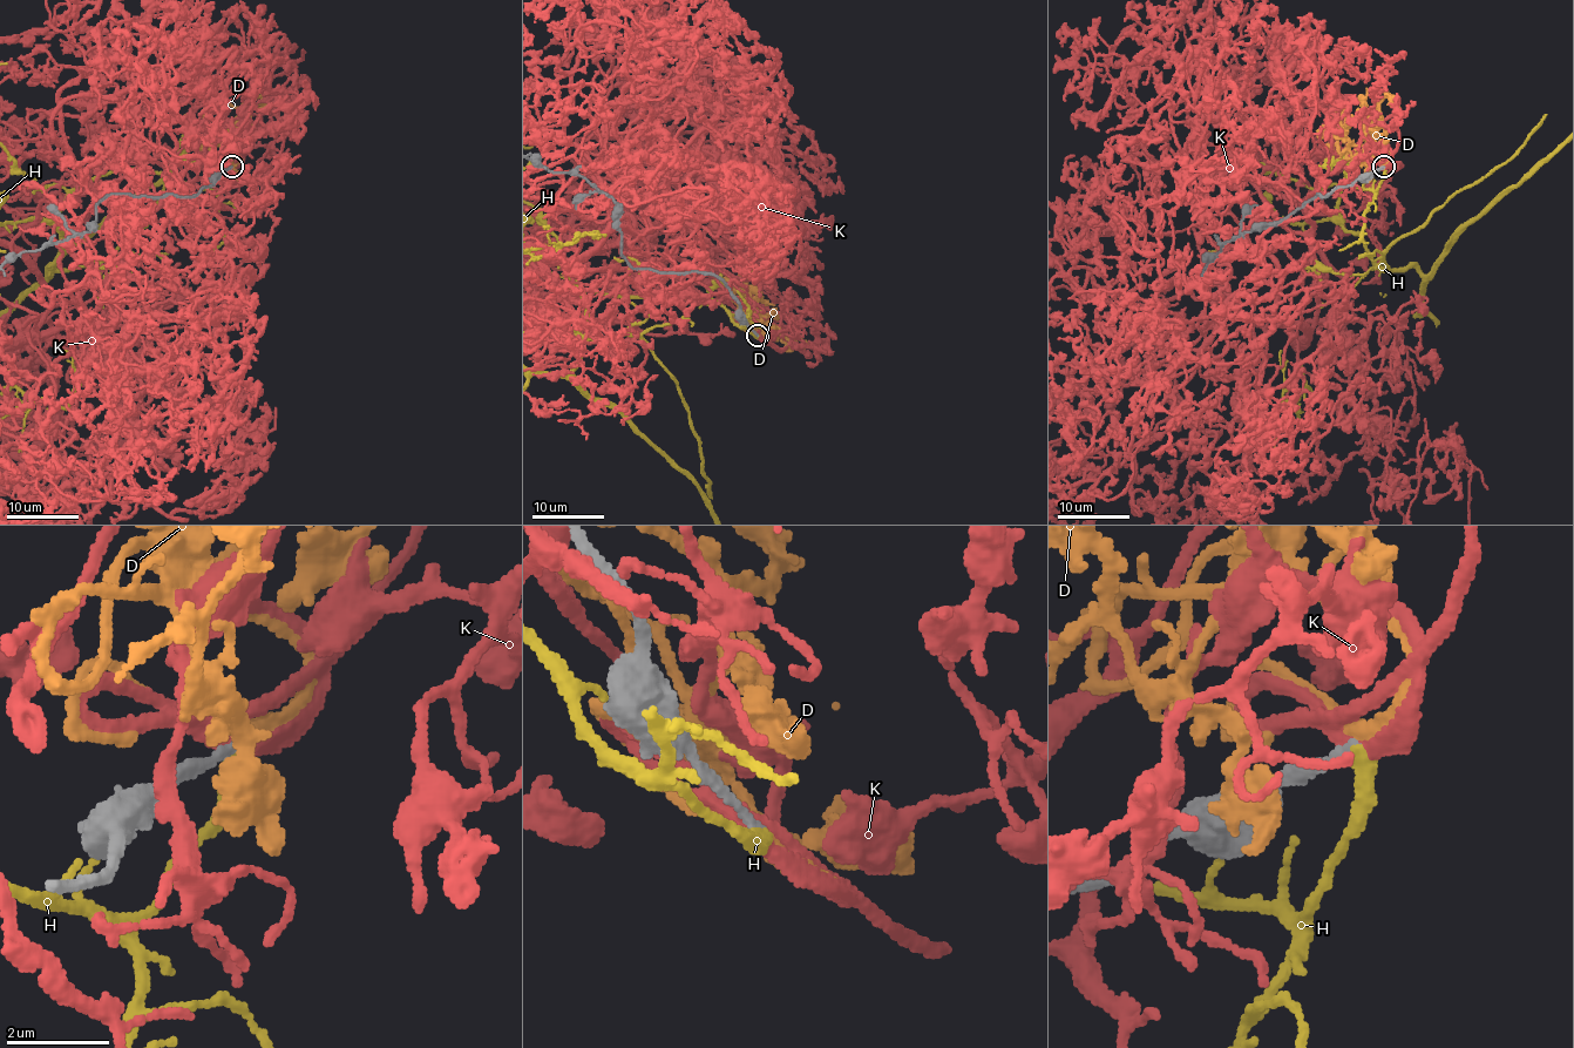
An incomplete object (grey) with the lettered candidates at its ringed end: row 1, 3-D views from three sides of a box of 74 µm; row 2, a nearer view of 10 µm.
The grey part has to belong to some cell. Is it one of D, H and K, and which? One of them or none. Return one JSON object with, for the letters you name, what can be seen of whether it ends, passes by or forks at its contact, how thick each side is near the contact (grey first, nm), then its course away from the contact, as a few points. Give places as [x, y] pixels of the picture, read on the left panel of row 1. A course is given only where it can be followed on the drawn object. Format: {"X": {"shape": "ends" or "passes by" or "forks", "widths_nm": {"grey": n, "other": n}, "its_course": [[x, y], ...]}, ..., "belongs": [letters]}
{"belongs": []}

